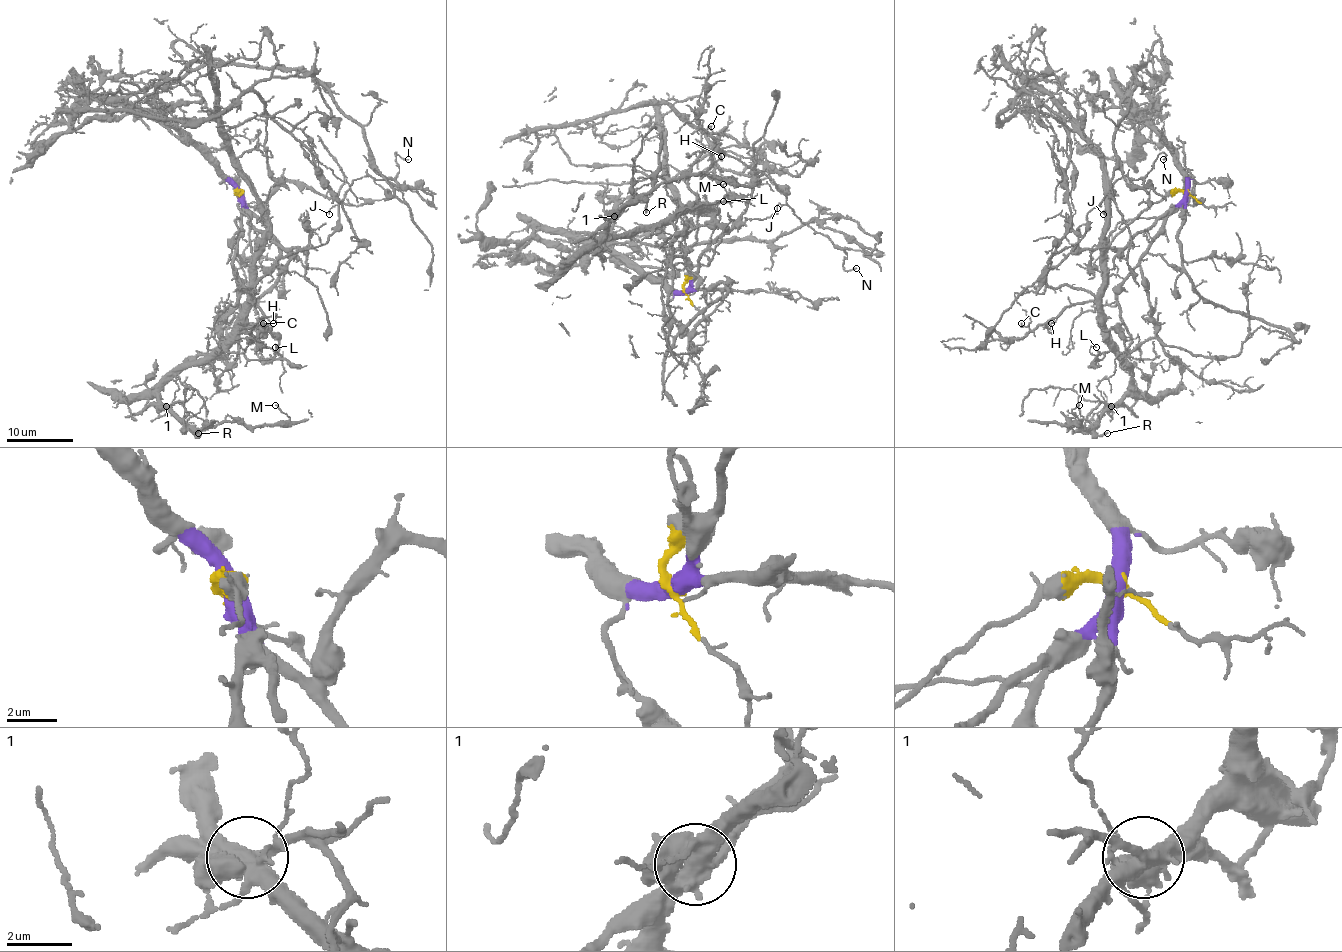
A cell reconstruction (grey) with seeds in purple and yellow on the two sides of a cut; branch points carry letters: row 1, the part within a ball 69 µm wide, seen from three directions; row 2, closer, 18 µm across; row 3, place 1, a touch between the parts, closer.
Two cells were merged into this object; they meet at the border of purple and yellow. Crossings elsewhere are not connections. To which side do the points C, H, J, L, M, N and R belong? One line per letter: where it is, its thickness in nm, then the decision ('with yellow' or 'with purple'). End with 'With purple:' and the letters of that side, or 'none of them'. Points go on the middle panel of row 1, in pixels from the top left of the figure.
C: (711, 126) | 140 nm | with yellow
H: (721, 156) | 130 nm | with yellow
J: (777, 208) | 130 nm | with yellow
L: (723, 201) | 130 nm | with yellow
M: (723, 184) | 110 nm | with yellow
N: (856, 268) | 140 nm | with yellow
R: (646, 212) | 220 nm | with yellow
With purple: none of them

